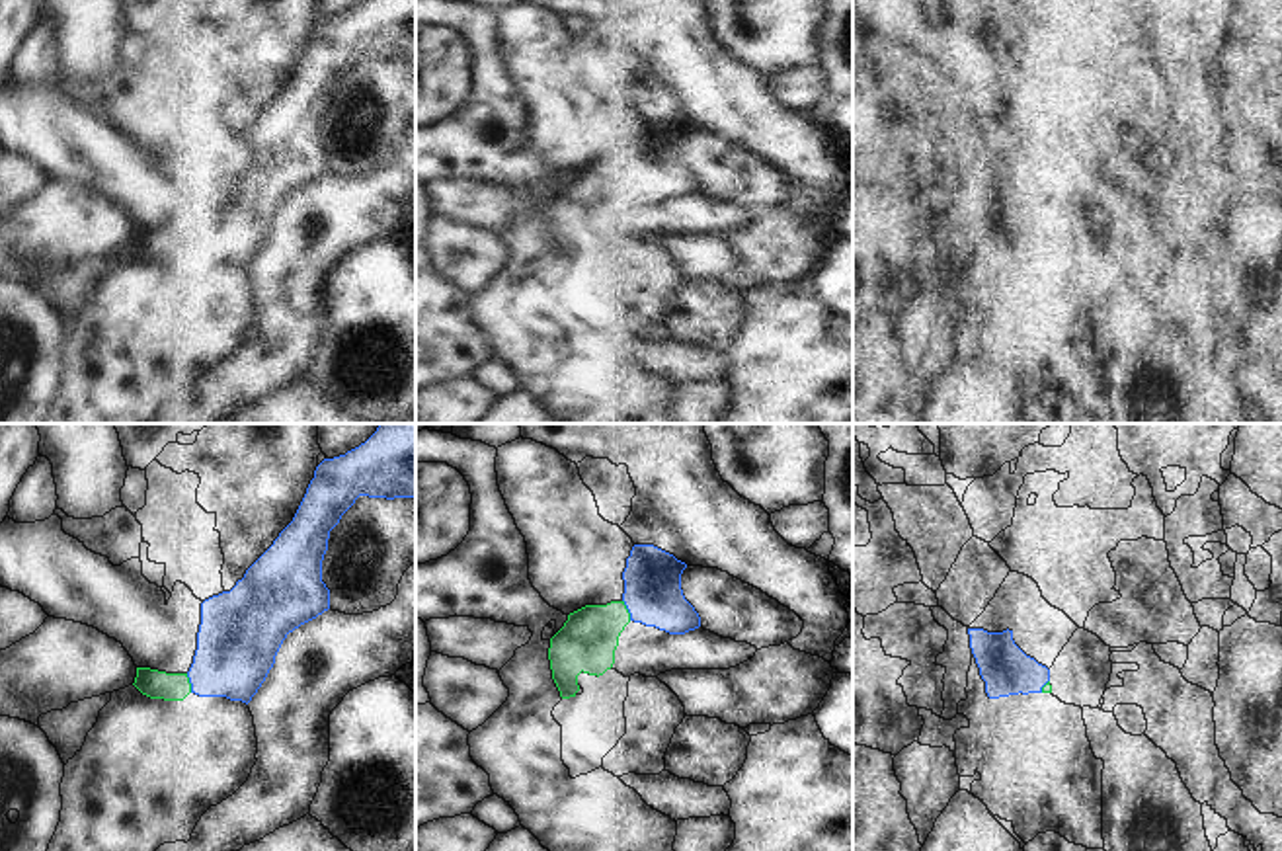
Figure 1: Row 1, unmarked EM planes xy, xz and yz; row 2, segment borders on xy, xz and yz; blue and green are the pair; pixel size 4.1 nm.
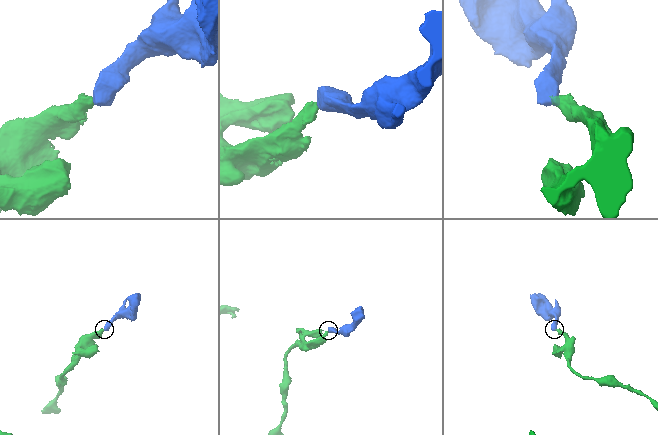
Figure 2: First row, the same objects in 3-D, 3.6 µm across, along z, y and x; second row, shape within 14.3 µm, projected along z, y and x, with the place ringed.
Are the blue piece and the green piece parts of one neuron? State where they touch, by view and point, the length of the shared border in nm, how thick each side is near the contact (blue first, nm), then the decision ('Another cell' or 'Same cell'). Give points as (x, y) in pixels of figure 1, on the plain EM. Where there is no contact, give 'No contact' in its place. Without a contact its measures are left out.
Touches blue at xz (627, 170). Shared border 90 nm. Thickness 240 nm (blue) against 240 nm. Same cell.

